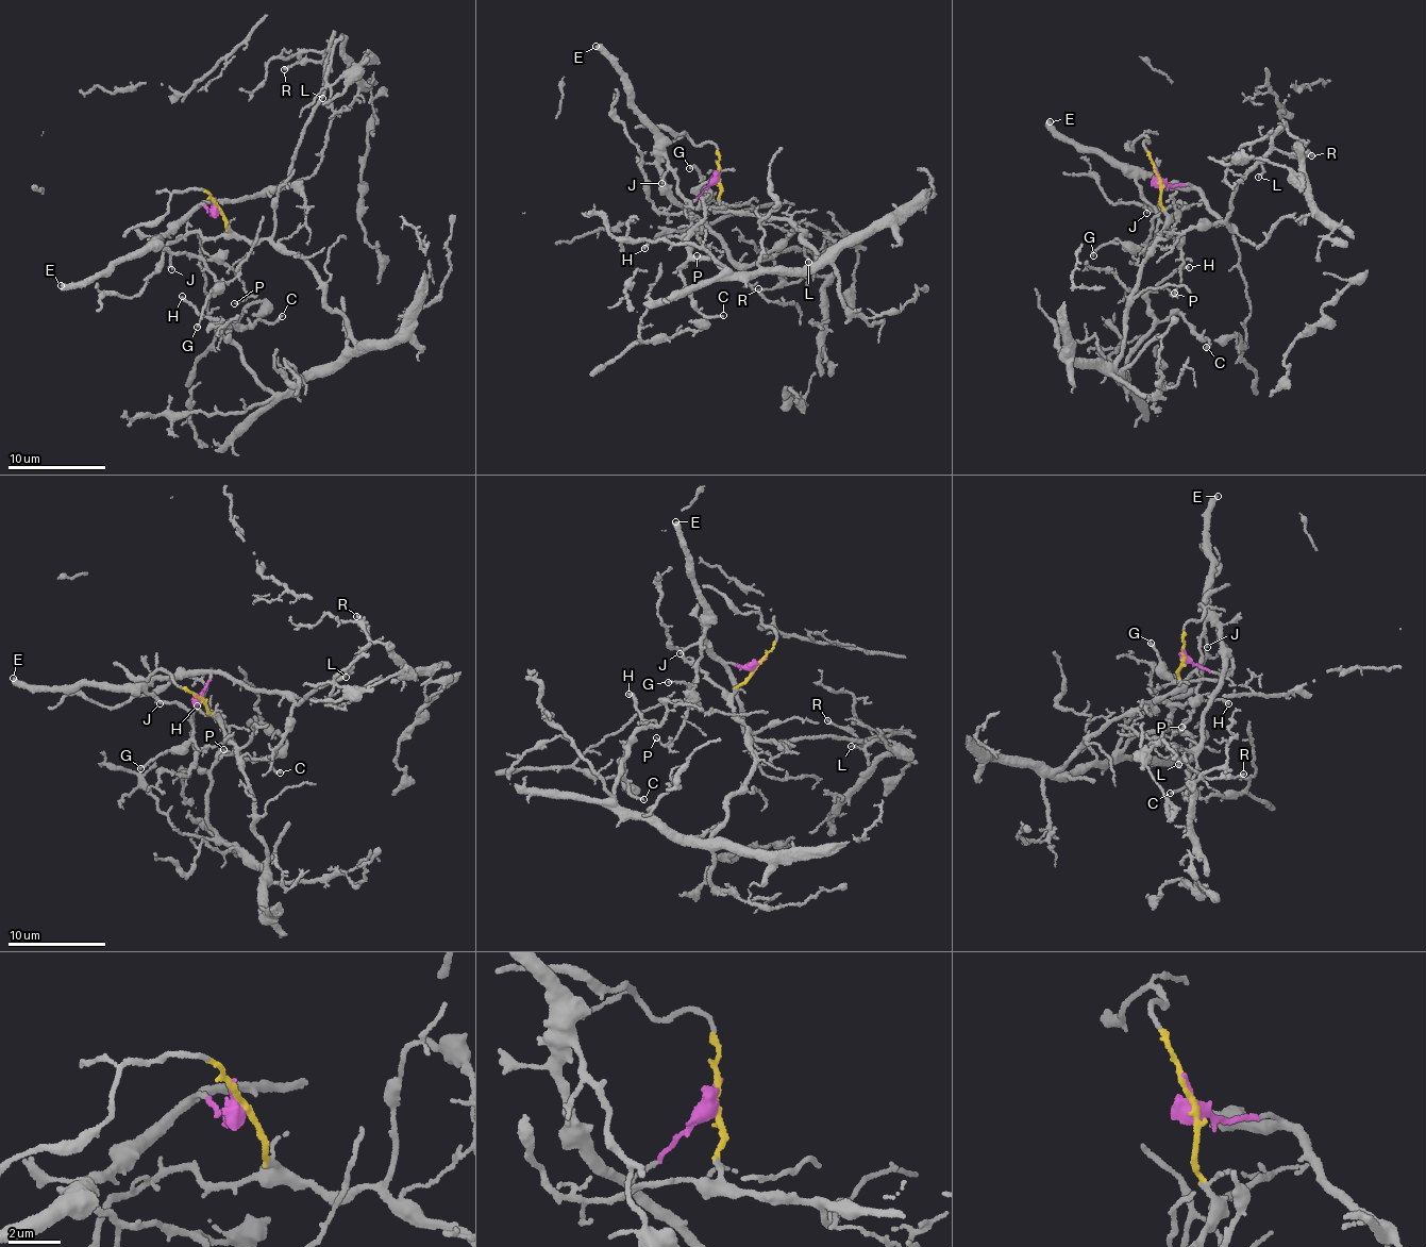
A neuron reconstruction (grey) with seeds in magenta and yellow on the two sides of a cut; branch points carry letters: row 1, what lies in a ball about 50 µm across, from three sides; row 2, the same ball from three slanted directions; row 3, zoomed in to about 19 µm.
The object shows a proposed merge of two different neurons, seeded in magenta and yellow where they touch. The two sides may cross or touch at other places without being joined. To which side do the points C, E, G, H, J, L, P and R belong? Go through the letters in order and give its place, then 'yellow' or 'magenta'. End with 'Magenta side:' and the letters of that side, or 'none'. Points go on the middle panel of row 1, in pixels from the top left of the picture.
C: place (723, 315); yellow
E: place (596, 46); magenta
G: place (689, 168); magenta
H: place (644, 248); yellow
J: place (661, 183); magenta
L: place (808, 262); magenta
P: place (697, 255); magenta
R: place (758, 288); magenta
Magenta side: E, G, J, L, P, R

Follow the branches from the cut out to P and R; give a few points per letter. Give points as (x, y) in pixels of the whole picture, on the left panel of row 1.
P: (217, 206), (195, 208), (158, 243), (162, 248), (211, 259), (233, 270), (247, 295), (234, 302)
R: (217, 206), (201, 205), (270, 192), (287, 179), (290, 158), (322, 95), (328, 59), (300, 59), (283, 69)

